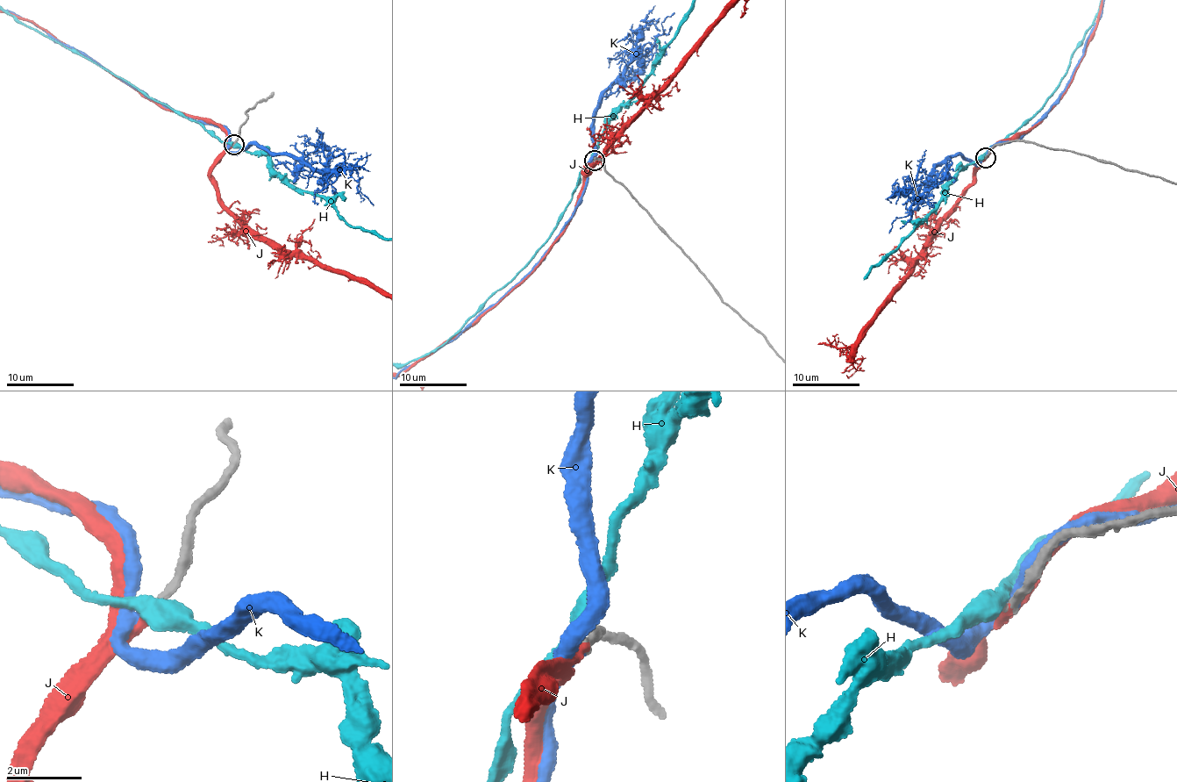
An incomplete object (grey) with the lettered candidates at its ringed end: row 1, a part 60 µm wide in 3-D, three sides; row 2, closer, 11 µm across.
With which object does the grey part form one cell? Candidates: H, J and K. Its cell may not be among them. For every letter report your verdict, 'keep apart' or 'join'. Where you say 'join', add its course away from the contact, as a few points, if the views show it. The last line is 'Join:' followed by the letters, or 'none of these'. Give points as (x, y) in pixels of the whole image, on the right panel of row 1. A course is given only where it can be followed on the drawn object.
H: keep apart
J: join
K: keep apart
Join: J

